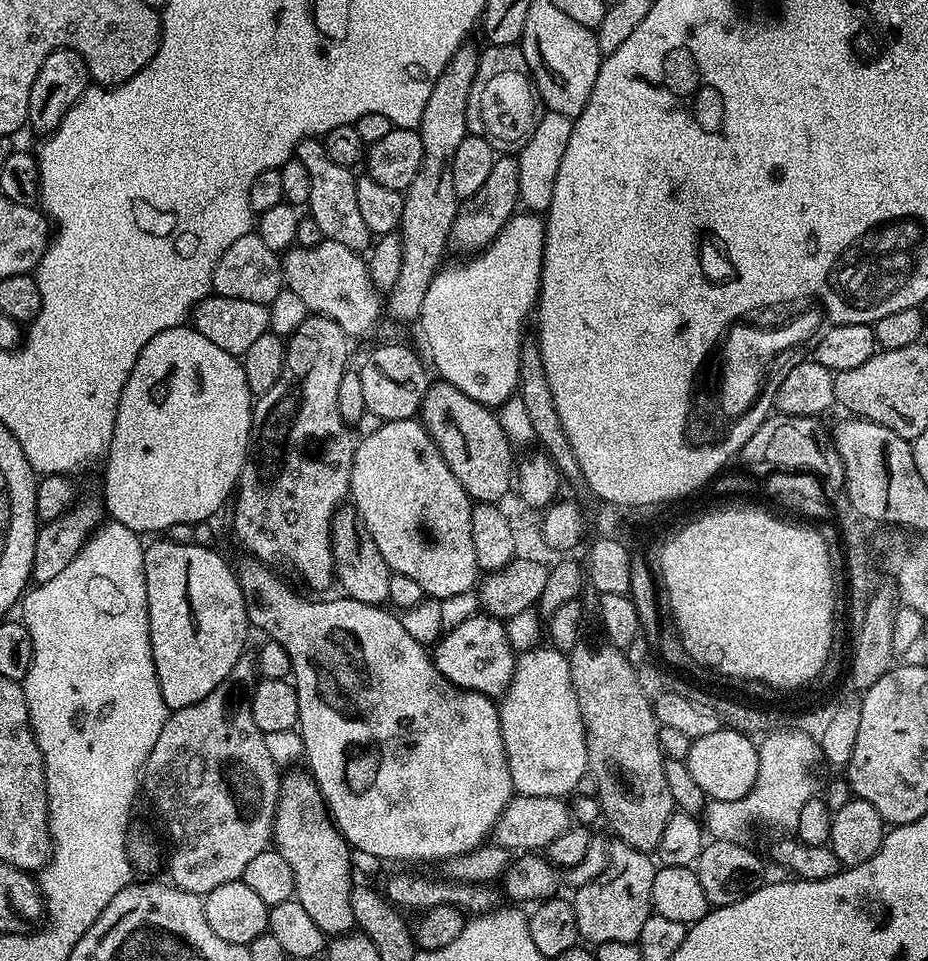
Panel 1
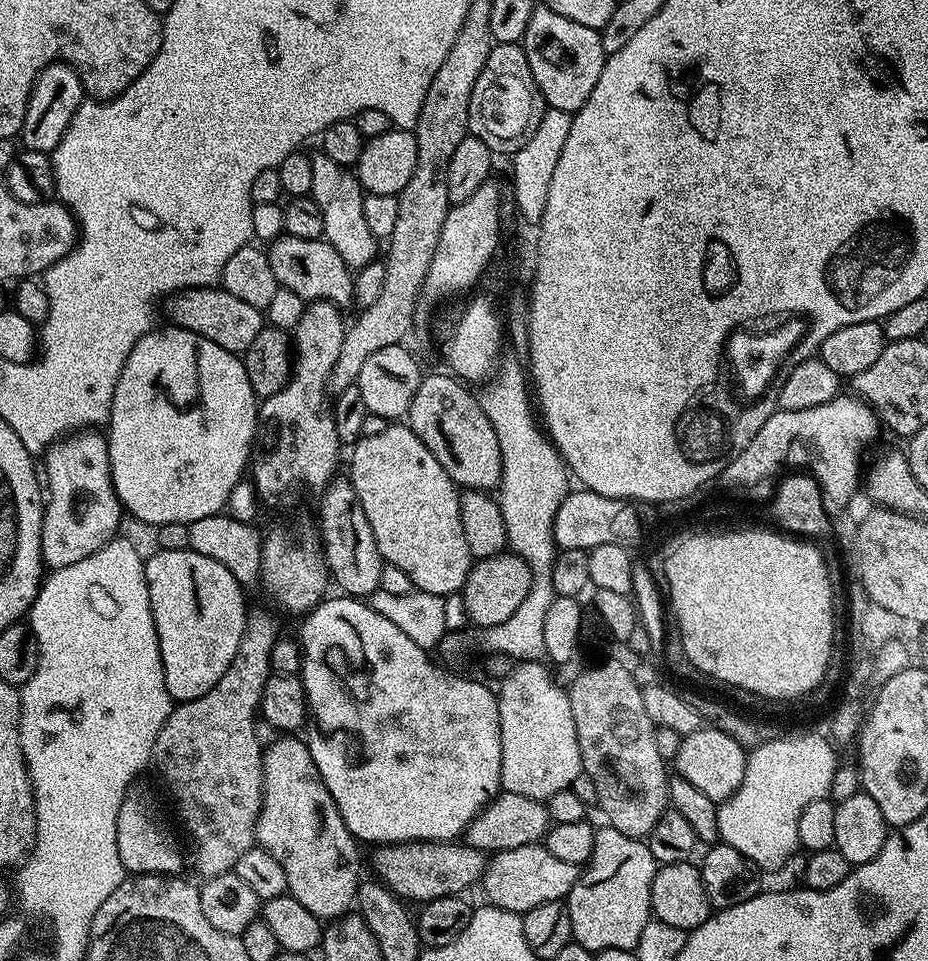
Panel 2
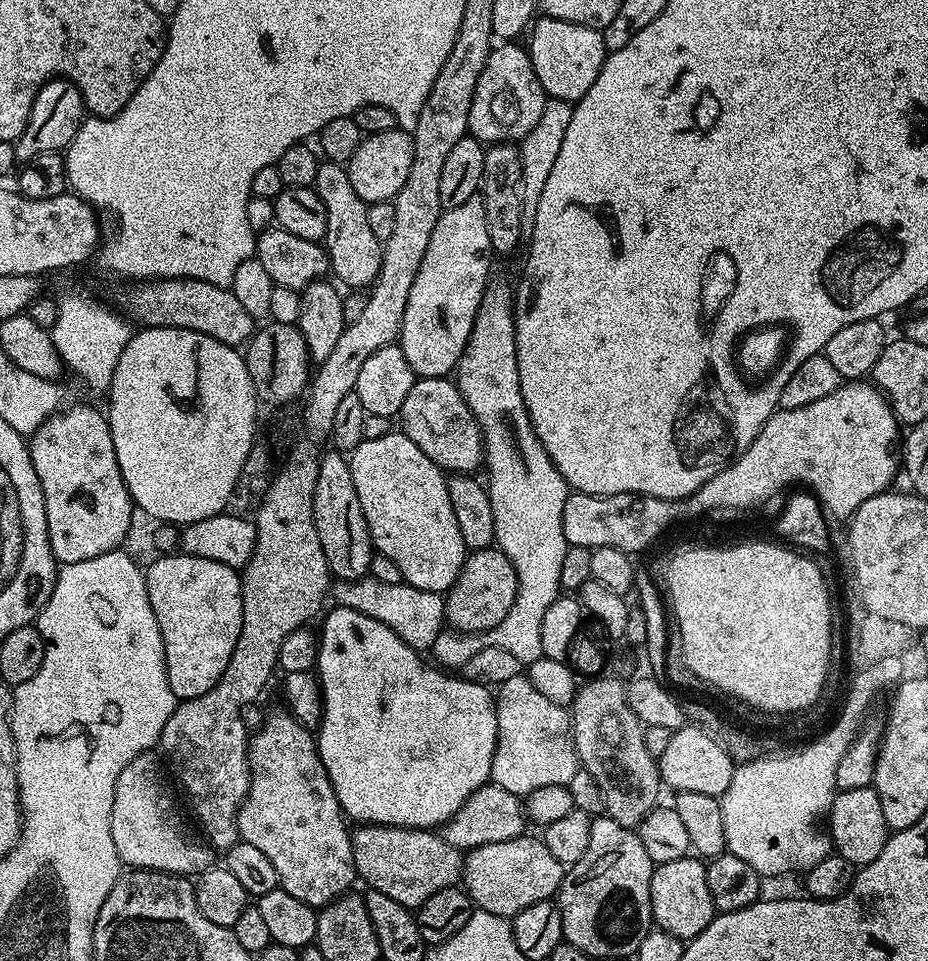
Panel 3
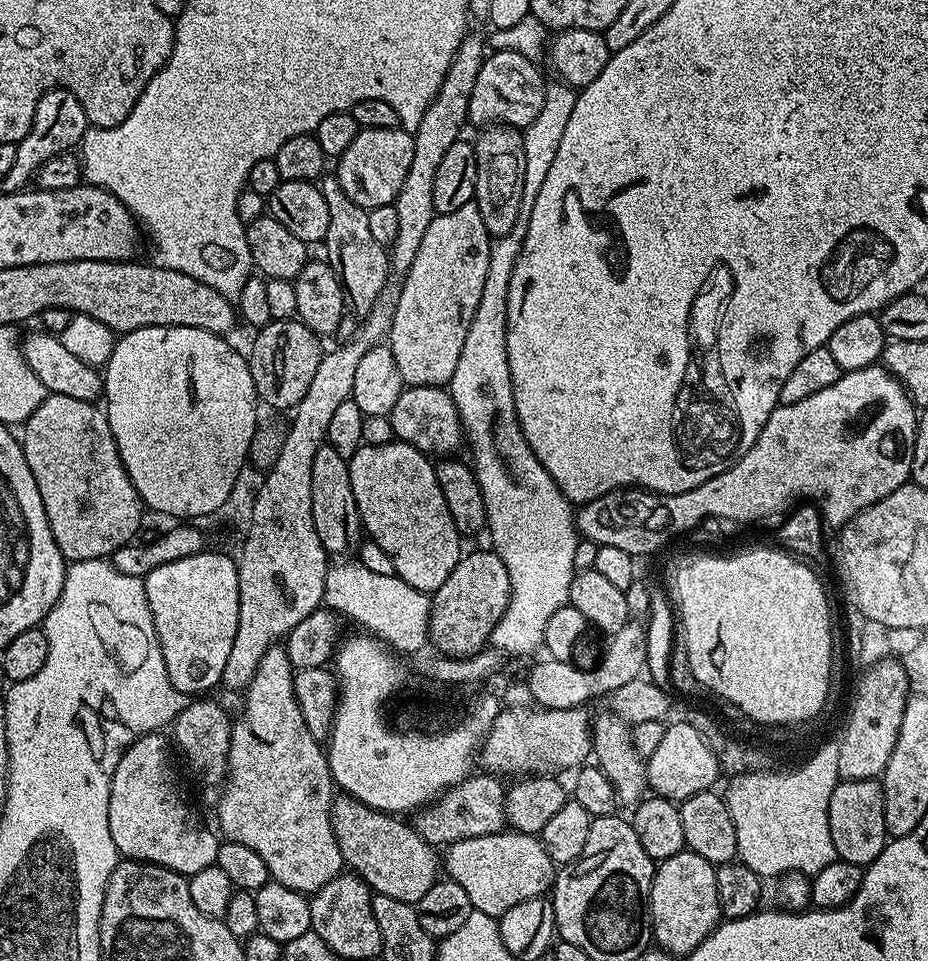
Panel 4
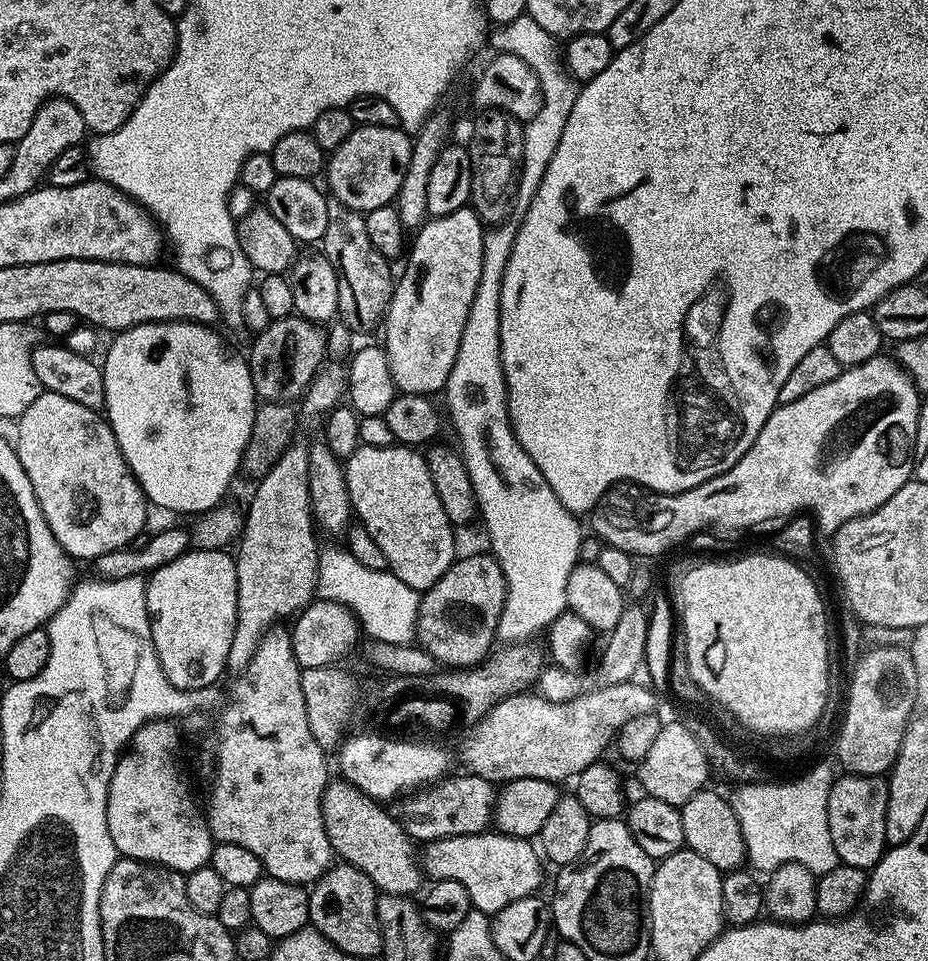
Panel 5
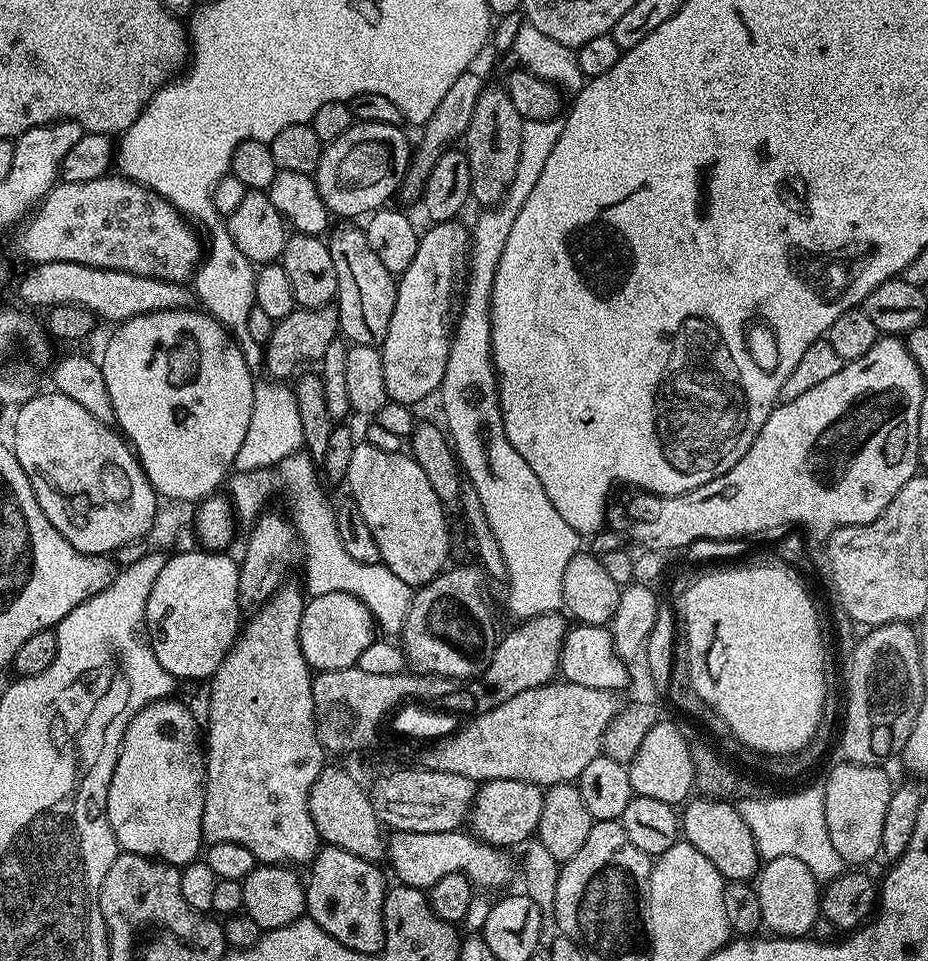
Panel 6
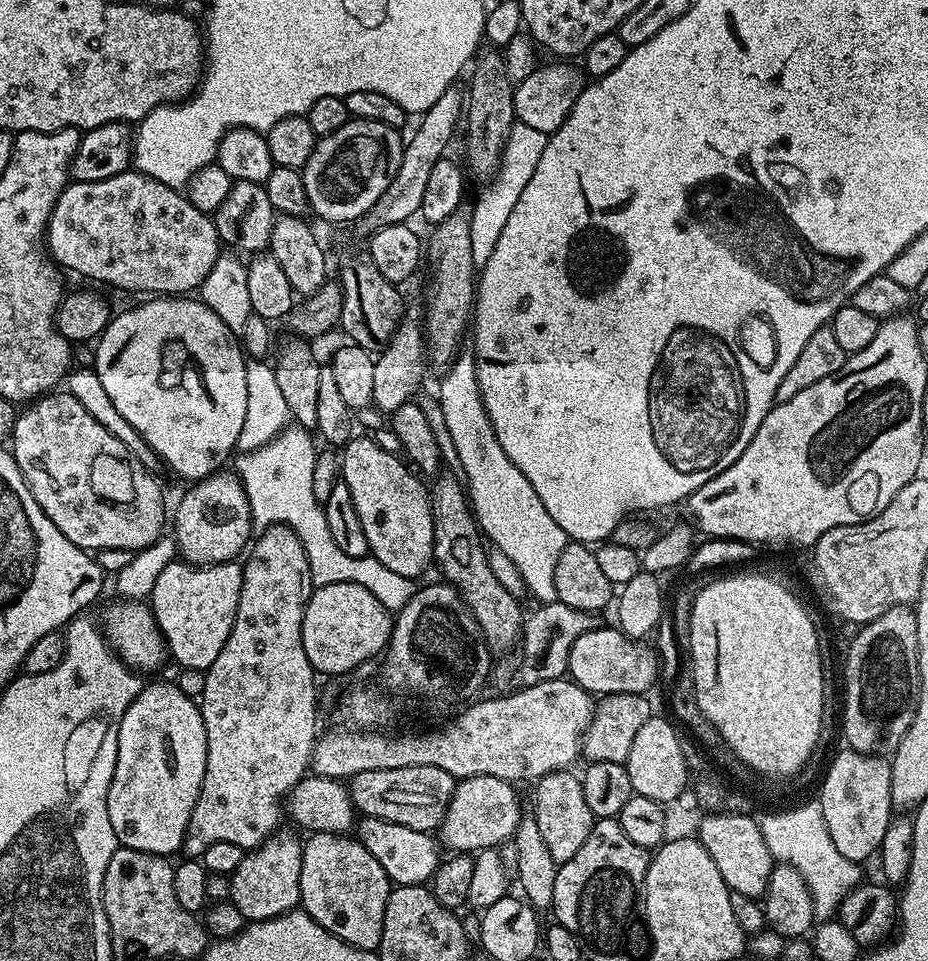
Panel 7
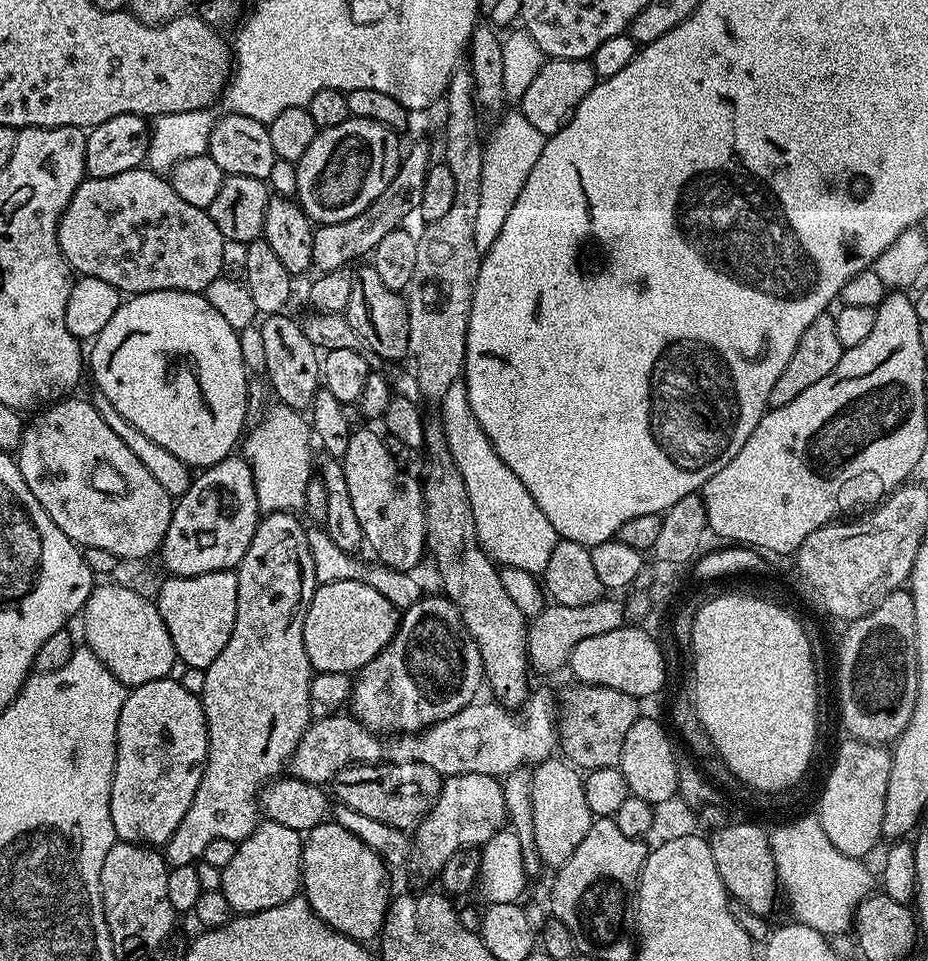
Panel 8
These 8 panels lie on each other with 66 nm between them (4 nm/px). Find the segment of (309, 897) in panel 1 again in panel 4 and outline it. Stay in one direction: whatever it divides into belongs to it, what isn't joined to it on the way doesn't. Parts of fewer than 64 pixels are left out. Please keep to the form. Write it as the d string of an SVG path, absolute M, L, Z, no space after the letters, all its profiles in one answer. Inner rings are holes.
M273 646L266 650L243 696L244 724L248 728L236 726L232 729L228 770L219 789L220 805L216 808L219 835L224 840L242 842L242 846L250 846L250 850L256 851L262 862L266 862L268 875L275 883L305 894L317 892L326 886L326 882L341 875L346 865L332 829L332 771L321 741L315 740L310 730L306 730L306 722L302 722L302 710L294 692L294 669L288 661L287 647Z

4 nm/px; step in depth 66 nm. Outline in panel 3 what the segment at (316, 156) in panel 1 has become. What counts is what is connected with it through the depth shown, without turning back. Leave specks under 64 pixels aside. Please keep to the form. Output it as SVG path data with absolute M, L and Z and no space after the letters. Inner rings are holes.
M329 160L320 163L314 187L318 198L322 198L322 206L326 206L326 234L322 247L328 253L331 275L336 275L335 279L345 289L367 289L380 273L384 253L382 241L374 238L374 233L370 230L368 205L362 198L358 198L348 177L347 167L343 164Z

